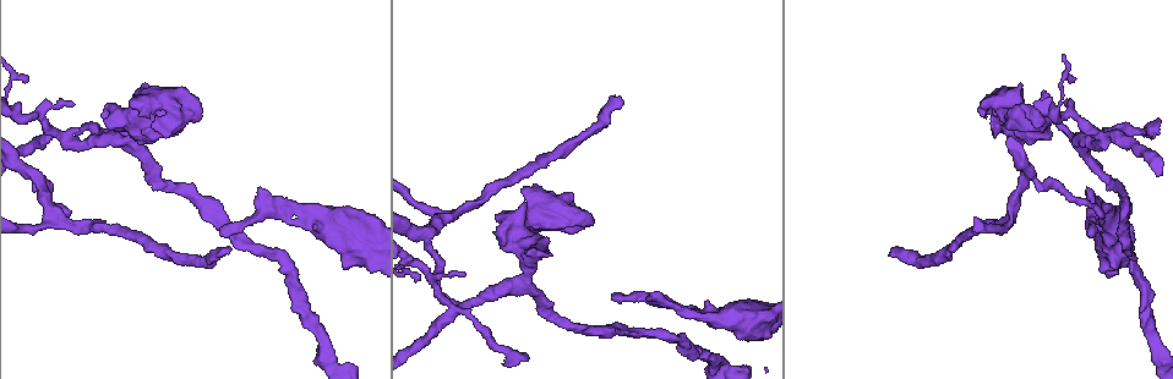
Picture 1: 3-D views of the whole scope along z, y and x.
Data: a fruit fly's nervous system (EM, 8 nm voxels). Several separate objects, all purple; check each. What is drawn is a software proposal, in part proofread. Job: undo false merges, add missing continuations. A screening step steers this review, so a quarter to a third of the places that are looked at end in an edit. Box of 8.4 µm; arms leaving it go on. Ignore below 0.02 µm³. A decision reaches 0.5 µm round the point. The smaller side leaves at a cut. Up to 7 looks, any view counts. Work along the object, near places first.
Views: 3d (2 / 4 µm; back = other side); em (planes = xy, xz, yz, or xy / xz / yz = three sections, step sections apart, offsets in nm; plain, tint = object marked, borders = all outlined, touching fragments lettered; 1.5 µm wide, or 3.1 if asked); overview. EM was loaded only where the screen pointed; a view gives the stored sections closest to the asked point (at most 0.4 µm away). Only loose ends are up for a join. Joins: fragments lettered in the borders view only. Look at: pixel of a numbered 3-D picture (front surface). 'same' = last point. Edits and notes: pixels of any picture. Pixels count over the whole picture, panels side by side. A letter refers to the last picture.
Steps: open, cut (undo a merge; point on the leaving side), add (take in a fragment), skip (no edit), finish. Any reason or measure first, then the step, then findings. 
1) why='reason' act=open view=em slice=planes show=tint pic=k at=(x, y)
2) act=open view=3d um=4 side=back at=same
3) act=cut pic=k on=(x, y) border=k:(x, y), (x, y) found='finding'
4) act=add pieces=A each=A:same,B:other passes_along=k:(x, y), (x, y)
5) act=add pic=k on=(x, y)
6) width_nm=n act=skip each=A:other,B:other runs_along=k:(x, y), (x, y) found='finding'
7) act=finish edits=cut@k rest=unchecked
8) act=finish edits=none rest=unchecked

why='long arm stops here' act=open view=em slice=xy step=8 show=borders pic=1 at=(892, 250)

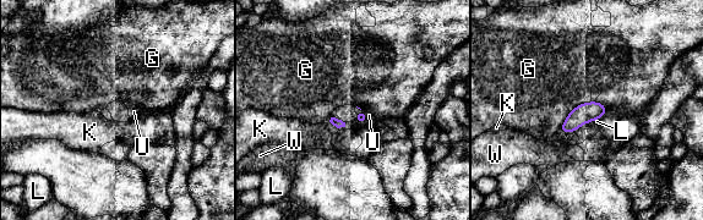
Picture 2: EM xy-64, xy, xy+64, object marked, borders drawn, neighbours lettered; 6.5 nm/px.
act=open view=em slice=xz step=4 show=borders at=same

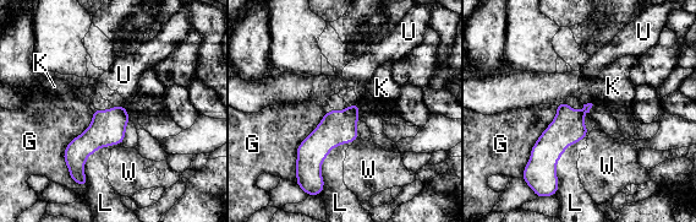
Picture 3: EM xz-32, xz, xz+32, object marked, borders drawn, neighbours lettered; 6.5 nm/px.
act=add pieces=U each=G:other,K:other,L:other,U:same,W:other found='it goes on there'

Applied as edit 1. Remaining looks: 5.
why='branch stops here' act=open view=em slice=planes show=tint pic=1 at=(261, 188)

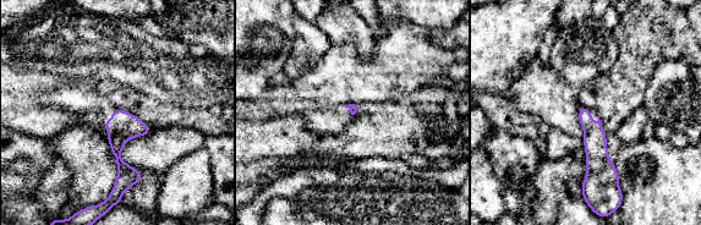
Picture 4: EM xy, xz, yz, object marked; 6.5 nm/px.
why='see the neighbours' act=open view=em slice=planes show=borders at=same

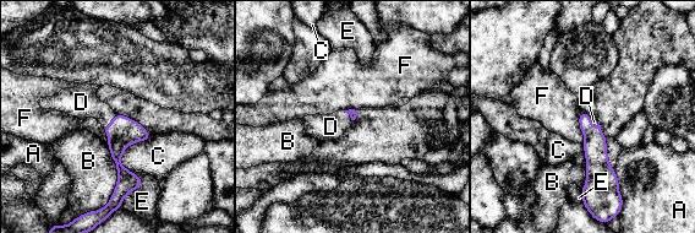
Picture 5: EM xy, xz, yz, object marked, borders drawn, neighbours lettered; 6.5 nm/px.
act=add pieces=D each=A:other,B:other,C:other,D:same,E:other,F:other passes_along=5:(122, 131), (111, 122), (81, 102) found='it goes on there'

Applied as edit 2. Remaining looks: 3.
why='tapers out' act=open view=em slice=planes show=borders pic=1 at=(1104, 214)

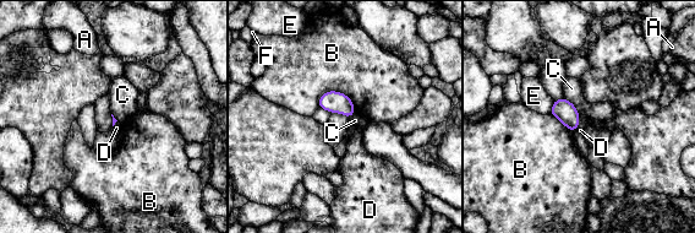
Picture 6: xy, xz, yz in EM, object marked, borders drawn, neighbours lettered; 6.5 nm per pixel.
act=skip each=A:other,B:other,C:other,D:other,E:other,F:other border=6:(563, 97), (575, 107), (579, 114) found='no lettered fragment goes on from it'

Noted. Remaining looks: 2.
act=finish edits=add@3,add@5 rest=unchecked

